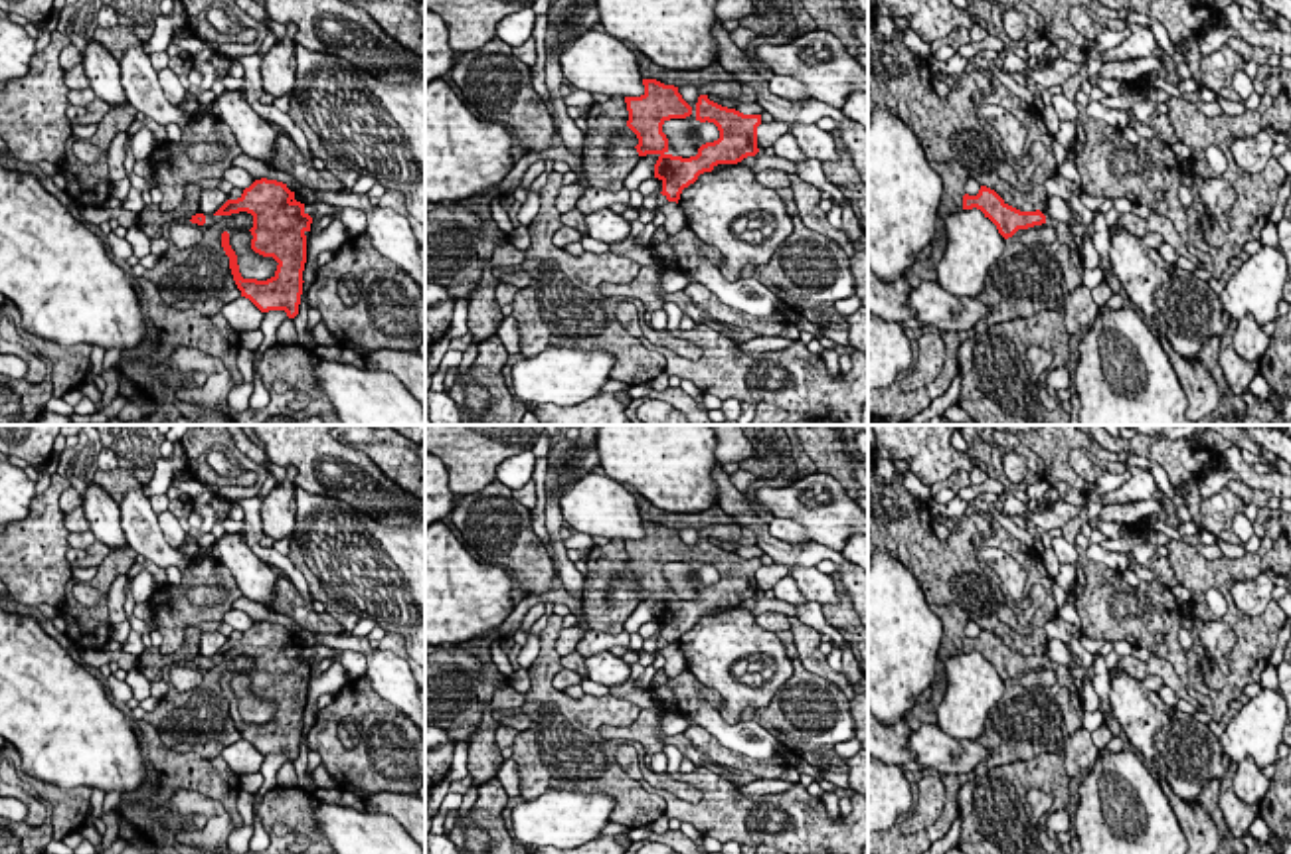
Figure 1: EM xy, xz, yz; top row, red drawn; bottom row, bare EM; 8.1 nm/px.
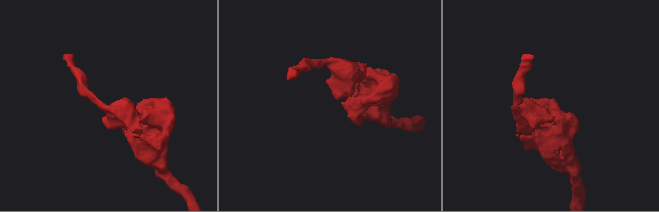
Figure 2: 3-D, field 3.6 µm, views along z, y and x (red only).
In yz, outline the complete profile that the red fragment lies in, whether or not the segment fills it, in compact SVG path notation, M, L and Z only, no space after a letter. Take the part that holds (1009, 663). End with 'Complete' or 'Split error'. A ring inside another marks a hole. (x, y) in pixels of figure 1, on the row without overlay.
M981 629L977 639L963 639L963 652L973 650L981 652L985 660L996 668L1004 682L1012 680L1018 672L1046 666L1046 658L1040 652L1020 654L1008 648L994 633L987 629Z. Complete

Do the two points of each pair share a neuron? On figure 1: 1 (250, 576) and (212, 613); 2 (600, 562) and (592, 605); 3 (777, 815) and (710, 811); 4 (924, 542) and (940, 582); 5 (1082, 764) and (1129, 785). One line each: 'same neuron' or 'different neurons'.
1: different neurons
2: same neuron
3: same neuron
4: same neuron
5: different neurons

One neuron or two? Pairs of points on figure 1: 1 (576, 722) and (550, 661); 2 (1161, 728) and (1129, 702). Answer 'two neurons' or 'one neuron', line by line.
1: one neuron
2: one neuron

